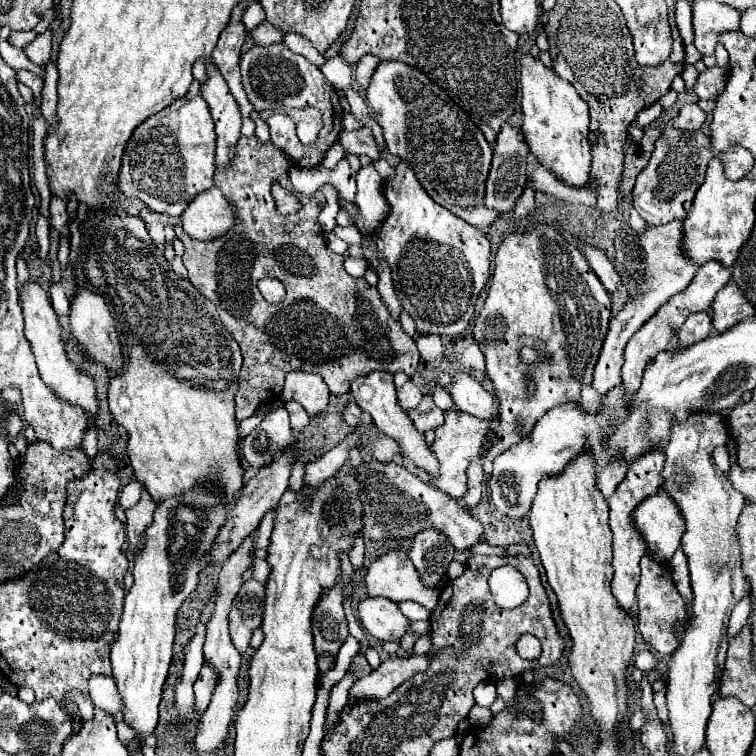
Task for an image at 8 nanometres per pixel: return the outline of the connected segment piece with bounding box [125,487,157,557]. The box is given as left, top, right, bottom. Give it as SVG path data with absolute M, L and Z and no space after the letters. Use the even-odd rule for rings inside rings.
M141 489L141 499L137 501L137 505L133 505L131 509L127 509L127 539L129 539L129 553L131 557L137 555L139 545L143 545L143 531L147 529L147 525L153 521L153 511L155 511L155 501L151 499L151 495L147 493L147 489Z

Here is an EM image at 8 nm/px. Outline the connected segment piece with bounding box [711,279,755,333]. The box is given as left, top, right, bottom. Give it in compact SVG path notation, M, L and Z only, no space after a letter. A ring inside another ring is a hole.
M731 279L715 297L713 305L713 327L715 331L727 331L735 323L751 317L755 313L755 307L745 299L745 295L739 291L735 279Z

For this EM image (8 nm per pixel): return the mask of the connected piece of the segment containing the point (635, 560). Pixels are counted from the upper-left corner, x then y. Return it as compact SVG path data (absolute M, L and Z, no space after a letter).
M659 447L639 455L631 463L623 483L619 483L619 487L615 489L615 495L611 495L611 499L607 501L609 527L613 533L613 569L615 569L611 589L613 589L613 595L619 601L619 605L627 611L631 611L631 607L635 603L635 589L639 583L639 559L647 553L647 543L643 541L643 537L639 537L639 531L633 525L633 511L643 499L659 493L659 489L663 485L663 477L661 477L663 463L665 463L665 455L663 455L663 449L659 449Z

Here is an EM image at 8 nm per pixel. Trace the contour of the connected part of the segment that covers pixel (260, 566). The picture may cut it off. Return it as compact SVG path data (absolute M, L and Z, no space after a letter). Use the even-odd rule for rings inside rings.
M255 559L255 569L253 569L253 577L255 579L259 579L261 583L265 583L267 581L267 577L269 577L269 565L267 565L267 561L265 559Z

